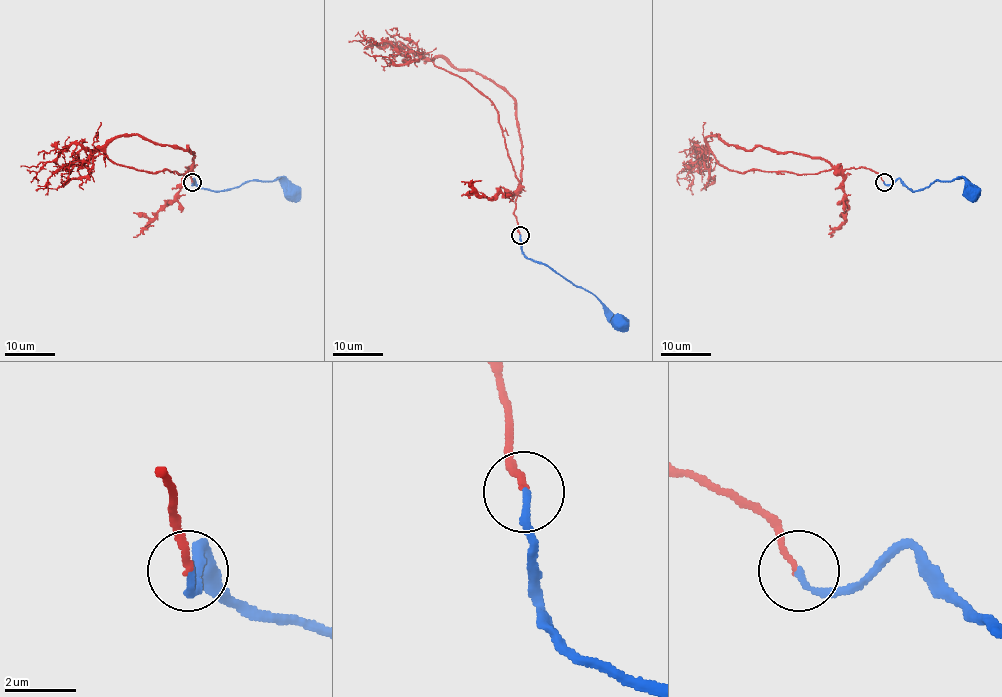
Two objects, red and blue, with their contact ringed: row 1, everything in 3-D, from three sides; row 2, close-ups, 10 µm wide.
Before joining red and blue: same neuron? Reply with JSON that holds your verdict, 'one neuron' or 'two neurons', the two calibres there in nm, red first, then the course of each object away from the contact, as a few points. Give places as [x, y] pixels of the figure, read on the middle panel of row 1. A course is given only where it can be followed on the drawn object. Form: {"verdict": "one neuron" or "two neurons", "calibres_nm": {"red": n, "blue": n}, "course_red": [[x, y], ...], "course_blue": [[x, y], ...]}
{"verdict": "one neuron", "calibres_nm": {"red": 170, "blue": 190}, "course_red": [[519, 234], [514, 215], [518, 180], [495, 106], [465, 81], [407, 48], [348, 40]], "course_blue": [[519, 234], [521, 249], [528, 258], [542, 262], [581, 286], [615, 316], [620, 316], [620, 320]]}

